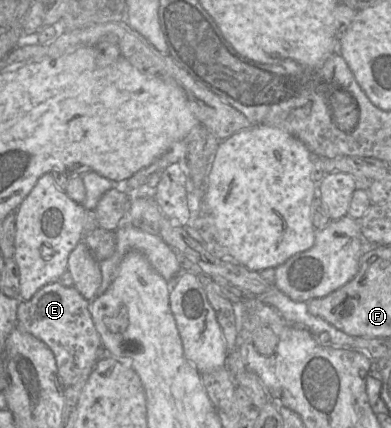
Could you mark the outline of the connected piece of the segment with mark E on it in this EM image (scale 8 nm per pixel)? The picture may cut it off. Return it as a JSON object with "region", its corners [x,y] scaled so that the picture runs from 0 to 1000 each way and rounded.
{"region":[[[138,659],[102,673],[72,703],[51,706],[43,720],[43,766],[82,780],[125,811],[143,841],[153,890],[166,904],[189,897],[215,869],[235,869],[251,841],[271,829],[225,715],[228,703],[194,673],[166,671],[151,659]]]}

